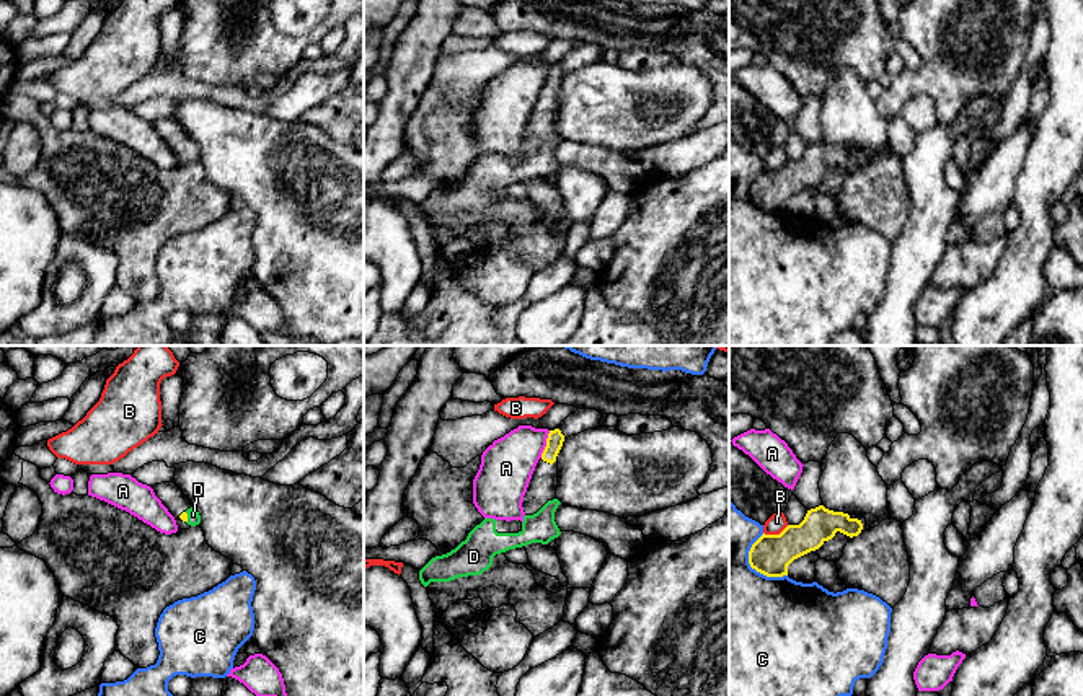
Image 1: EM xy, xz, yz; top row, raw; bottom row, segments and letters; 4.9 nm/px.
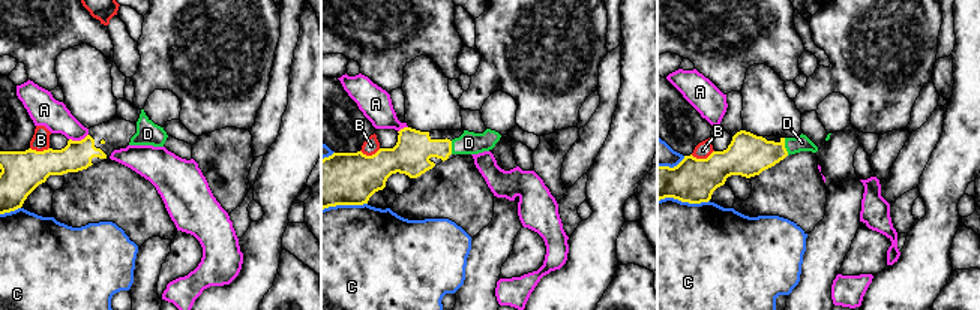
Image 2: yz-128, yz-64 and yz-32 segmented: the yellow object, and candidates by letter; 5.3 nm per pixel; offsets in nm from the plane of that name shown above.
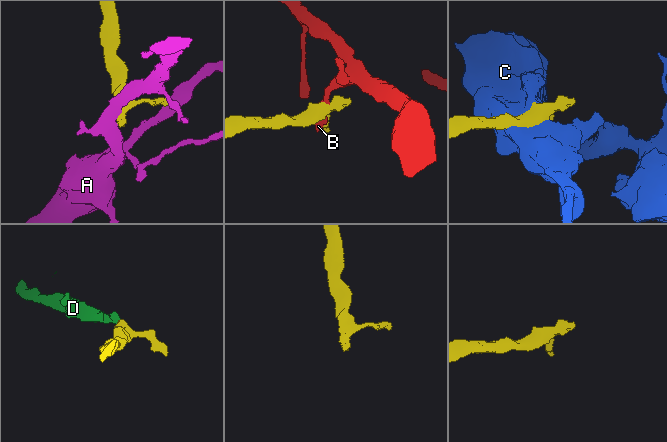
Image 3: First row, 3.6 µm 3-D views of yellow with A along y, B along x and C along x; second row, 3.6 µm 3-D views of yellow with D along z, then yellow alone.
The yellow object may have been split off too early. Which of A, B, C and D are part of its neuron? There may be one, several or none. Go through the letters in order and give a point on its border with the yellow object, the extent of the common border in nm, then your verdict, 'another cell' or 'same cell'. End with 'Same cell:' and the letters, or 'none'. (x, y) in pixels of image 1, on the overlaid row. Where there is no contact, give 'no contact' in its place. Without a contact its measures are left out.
A: xz (547, 444) | 140 nm | another cell
B: yz (775, 535) | 130 nm | another cell
C: yz (752, 568) | 240 nm | another cell
D: xy (186, 517) | 60 nm | same cell
Same cell: D

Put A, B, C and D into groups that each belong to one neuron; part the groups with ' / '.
A / B / C / D

